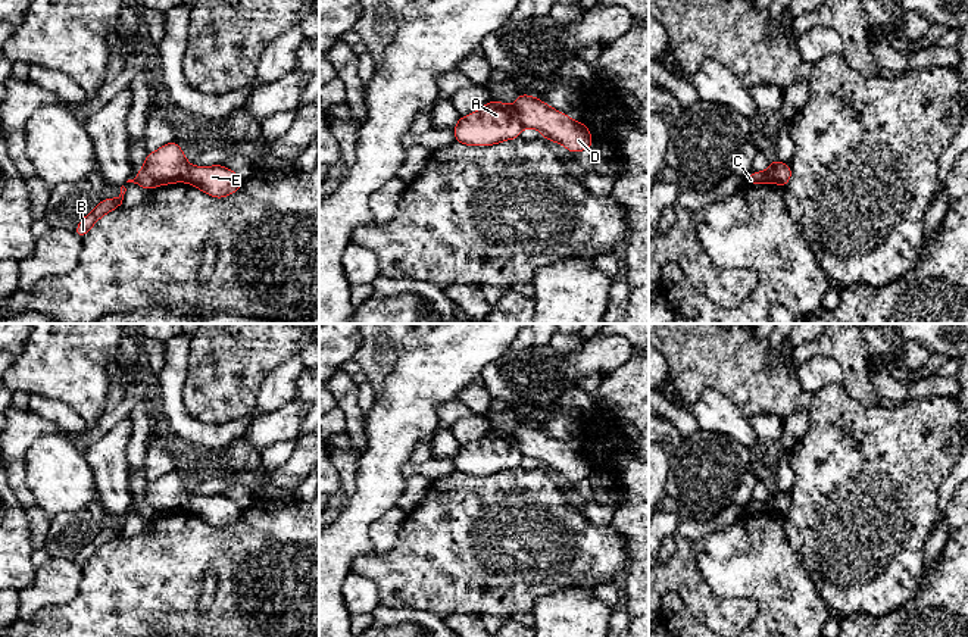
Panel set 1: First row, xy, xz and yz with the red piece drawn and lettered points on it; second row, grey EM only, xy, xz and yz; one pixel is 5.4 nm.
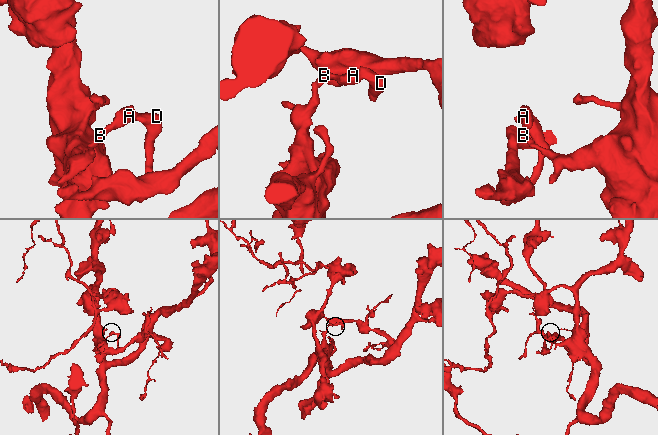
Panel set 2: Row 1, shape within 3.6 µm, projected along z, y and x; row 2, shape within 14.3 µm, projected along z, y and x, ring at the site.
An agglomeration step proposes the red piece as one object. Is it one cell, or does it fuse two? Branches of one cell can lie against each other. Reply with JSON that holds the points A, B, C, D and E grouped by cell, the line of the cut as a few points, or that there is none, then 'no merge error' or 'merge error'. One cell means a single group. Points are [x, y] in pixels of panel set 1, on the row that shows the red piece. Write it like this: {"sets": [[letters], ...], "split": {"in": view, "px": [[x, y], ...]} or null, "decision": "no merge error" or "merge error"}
{"sets": [["A", "B"], ["C", "D", "E"]], "split": {"in": "xz", "px": [[514, 108], [524, 125]]}, "decision": "merge error"}

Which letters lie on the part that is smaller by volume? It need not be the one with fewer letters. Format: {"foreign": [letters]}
{"foreign": ["C", "D", "E"]}

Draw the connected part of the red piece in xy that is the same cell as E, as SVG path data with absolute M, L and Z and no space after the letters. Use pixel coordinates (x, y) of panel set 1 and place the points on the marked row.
M216 165L191 166L187 182L212 197L224 199L235 193L244 179L224 165Z

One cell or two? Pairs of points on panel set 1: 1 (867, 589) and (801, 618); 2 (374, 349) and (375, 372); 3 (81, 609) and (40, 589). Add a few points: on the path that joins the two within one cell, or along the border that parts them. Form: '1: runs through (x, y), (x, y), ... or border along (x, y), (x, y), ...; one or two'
1: border along (809, 577), (830, 615); two
2: runs through (375, 355), (375, 367); one
3: border along (83, 571), (69, 600), (34, 615); two

